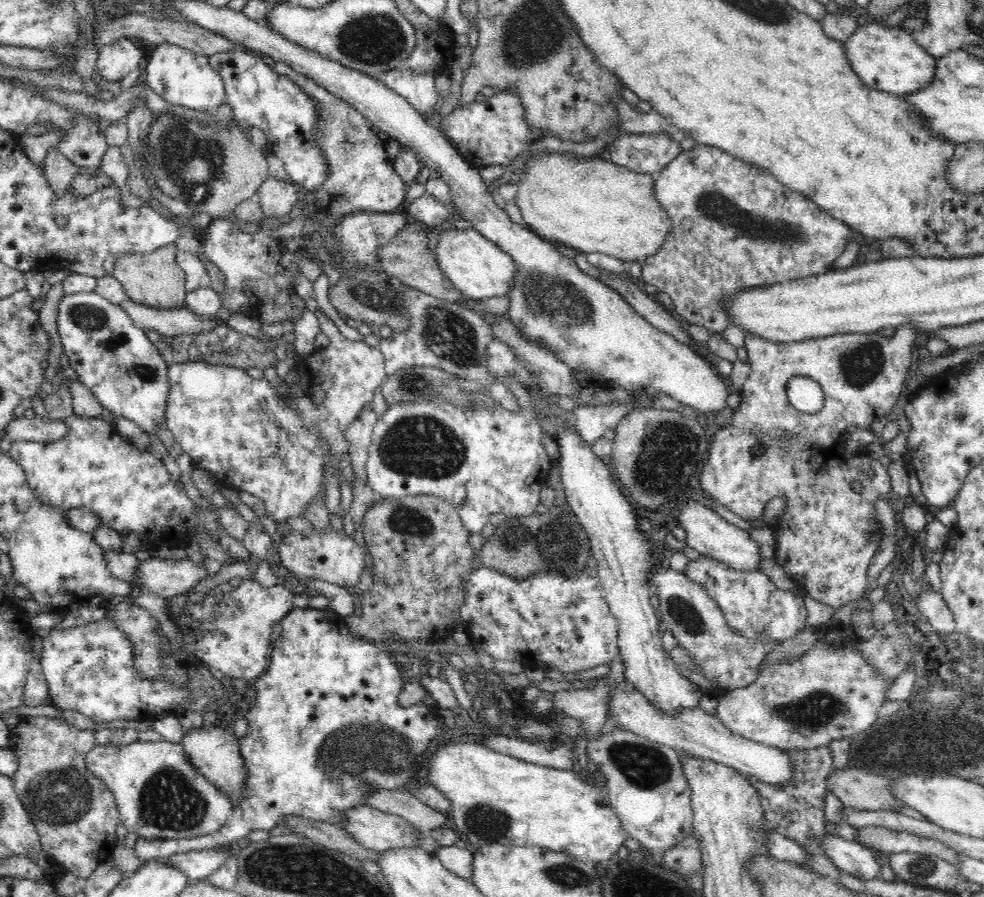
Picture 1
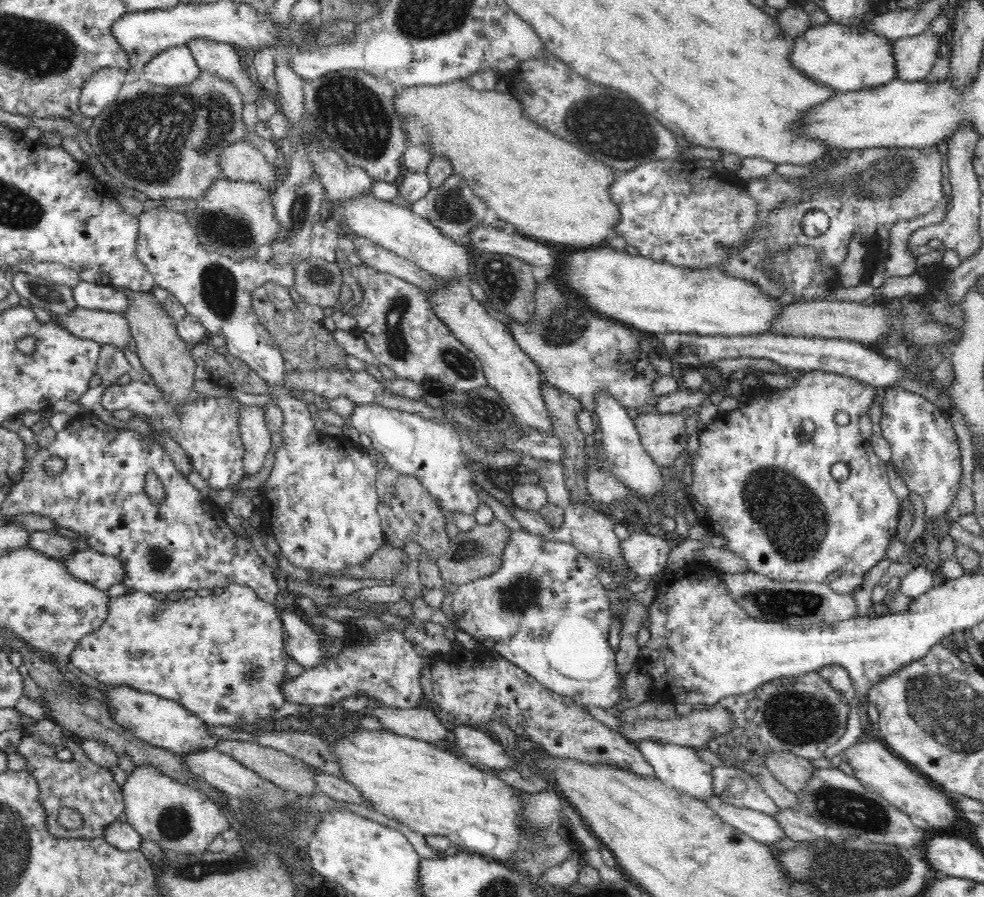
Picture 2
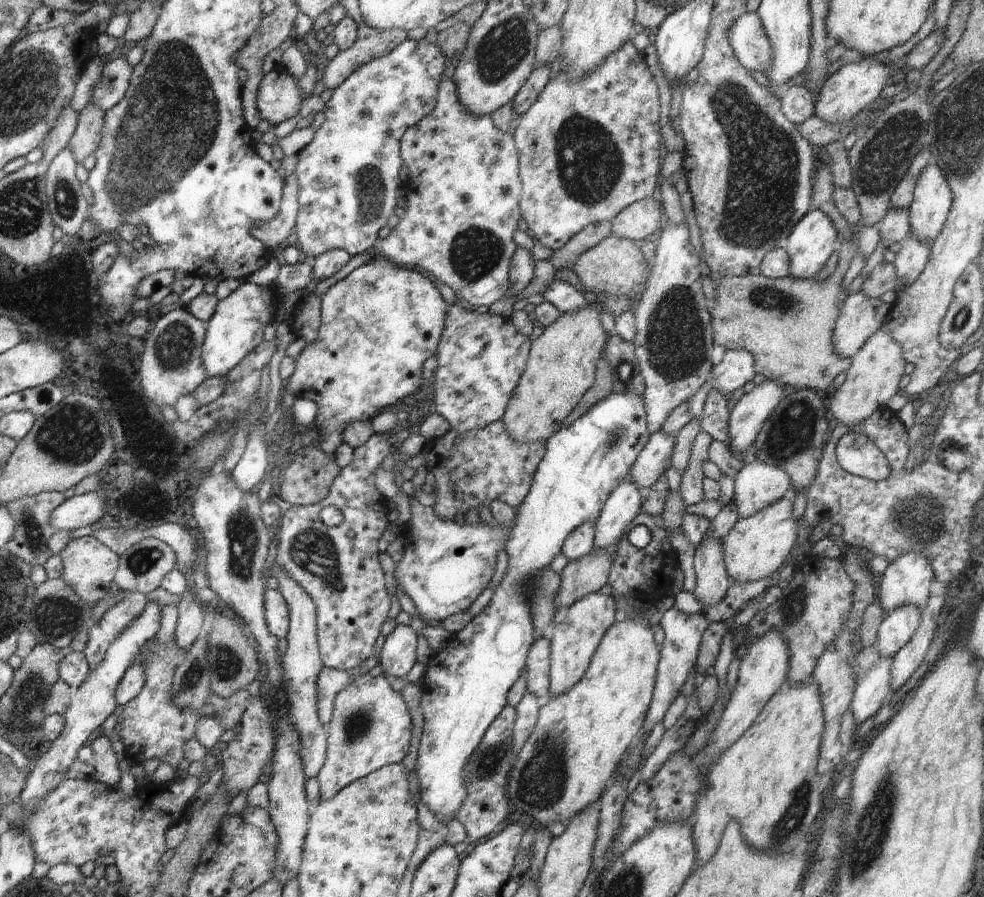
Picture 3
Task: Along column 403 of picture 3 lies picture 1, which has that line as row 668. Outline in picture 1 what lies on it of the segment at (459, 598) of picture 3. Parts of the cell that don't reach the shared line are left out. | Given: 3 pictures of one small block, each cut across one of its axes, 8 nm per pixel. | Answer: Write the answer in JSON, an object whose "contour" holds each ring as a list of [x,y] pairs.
{"contour":[[[483,566],[471,572],[465,590],[467,598],[460,612],[460,622],[469,635],[470,644],[482,646],[494,660],[515,660],[532,669],[552,667],[564,674],[572,674],[610,664],[619,656],[618,621],[607,604],[601,580],[585,570],[570,577],[542,570],[534,576],[516,579]]]}

